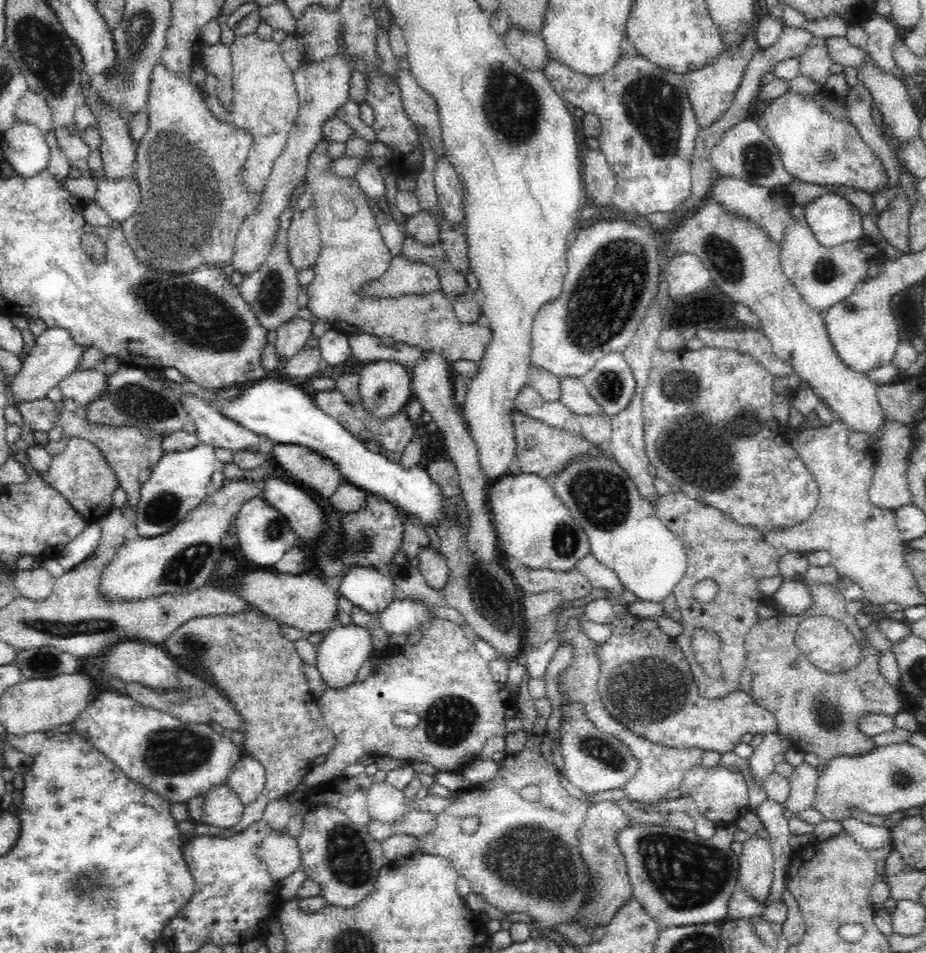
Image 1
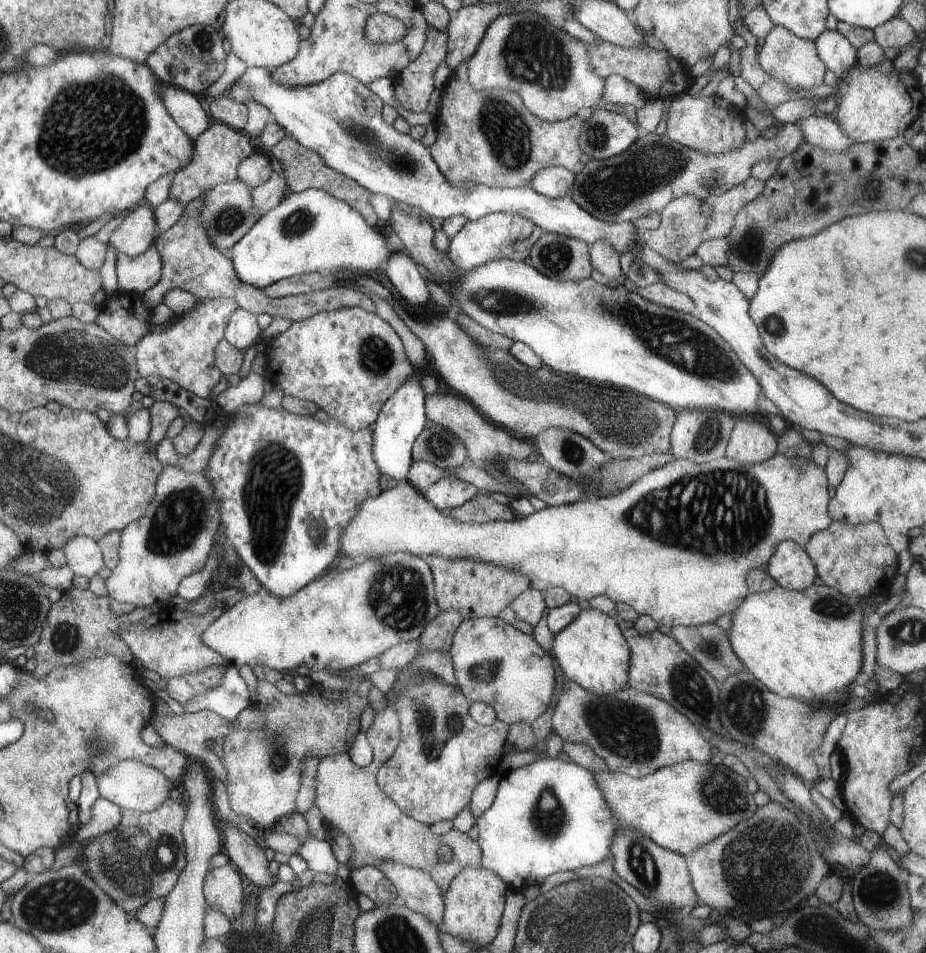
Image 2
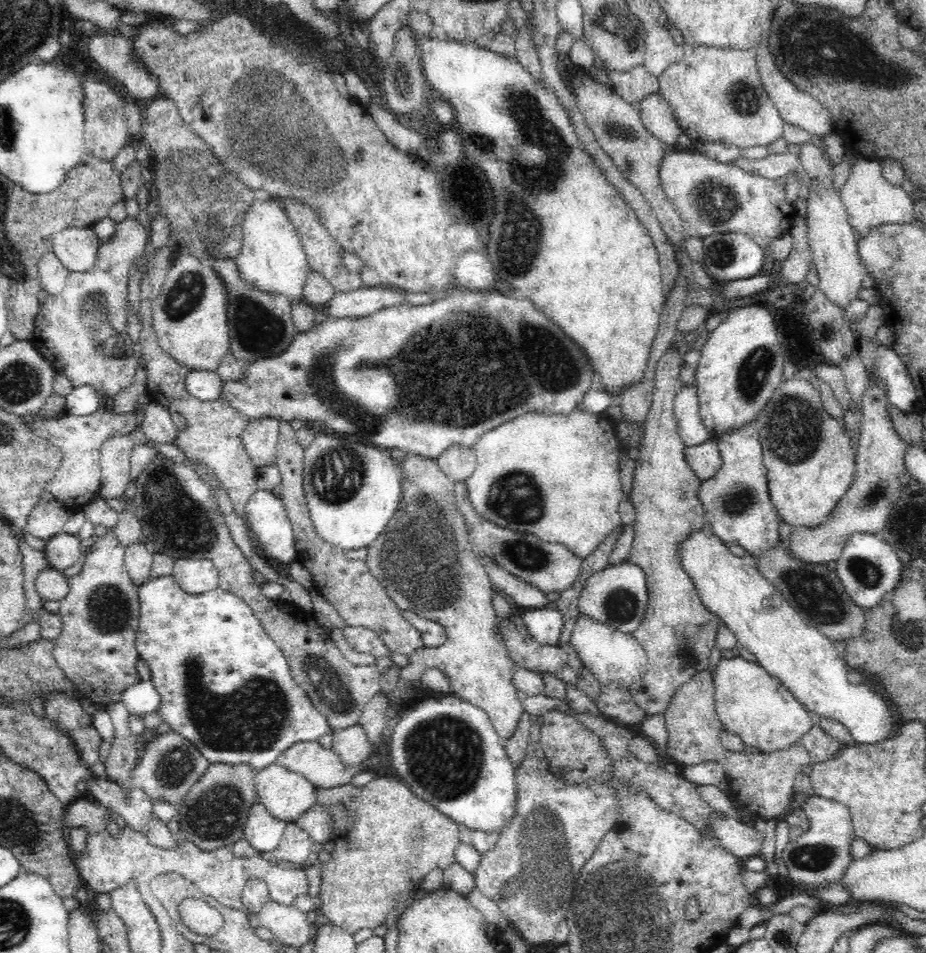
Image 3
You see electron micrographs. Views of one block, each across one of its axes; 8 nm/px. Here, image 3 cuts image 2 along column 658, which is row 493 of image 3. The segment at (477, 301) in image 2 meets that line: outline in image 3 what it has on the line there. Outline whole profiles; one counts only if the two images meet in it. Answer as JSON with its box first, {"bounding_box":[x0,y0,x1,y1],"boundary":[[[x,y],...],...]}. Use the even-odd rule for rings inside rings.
{"bounding_box":[304,434,402,552],"boundary":[[[316,434],[314,442],[304,450],[304,492],[310,518],[320,538],[336,548],[342,548],[344,552],[366,548],[386,530],[398,512],[402,502],[402,466],[392,458],[392,450],[380,450],[328,434]]]}

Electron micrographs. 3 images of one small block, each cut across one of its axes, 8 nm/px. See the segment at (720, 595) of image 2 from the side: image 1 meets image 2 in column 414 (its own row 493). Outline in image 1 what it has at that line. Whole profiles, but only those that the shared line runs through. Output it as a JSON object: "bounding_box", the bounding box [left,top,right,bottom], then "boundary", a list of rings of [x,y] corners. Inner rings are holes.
{"bounding_box":[488,474,592,572],"boundary":[[[504,474],[488,486],[492,524],[498,534],[500,550],[518,558],[524,568],[570,572],[578,560],[592,554],[586,528],[572,518],[570,510],[558,500],[552,482],[538,474]]]}

